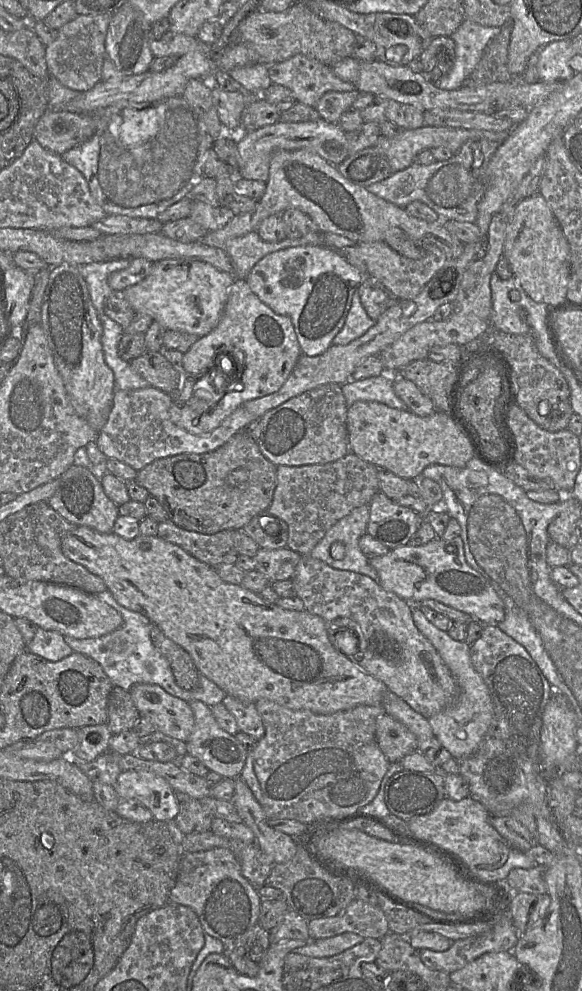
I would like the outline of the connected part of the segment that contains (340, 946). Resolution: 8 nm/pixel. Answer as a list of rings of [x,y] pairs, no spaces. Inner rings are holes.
[[[343,933],[329,938],[310,940],[293,952],[309,957],[331,957],[363,942],[363,940],[364,938],[358,934]]]

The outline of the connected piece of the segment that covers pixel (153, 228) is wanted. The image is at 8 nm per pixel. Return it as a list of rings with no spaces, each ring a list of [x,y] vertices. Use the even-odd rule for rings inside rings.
[[[107,215],[90,226],[101,234],[146,234],[159,233],[163,227],[157,218],[134,218],[125,215]]]

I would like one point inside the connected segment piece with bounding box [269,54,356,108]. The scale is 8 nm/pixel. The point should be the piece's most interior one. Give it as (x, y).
(308, 79)

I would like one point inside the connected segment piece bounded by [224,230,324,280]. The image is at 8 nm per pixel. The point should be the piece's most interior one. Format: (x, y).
(245, 251)

